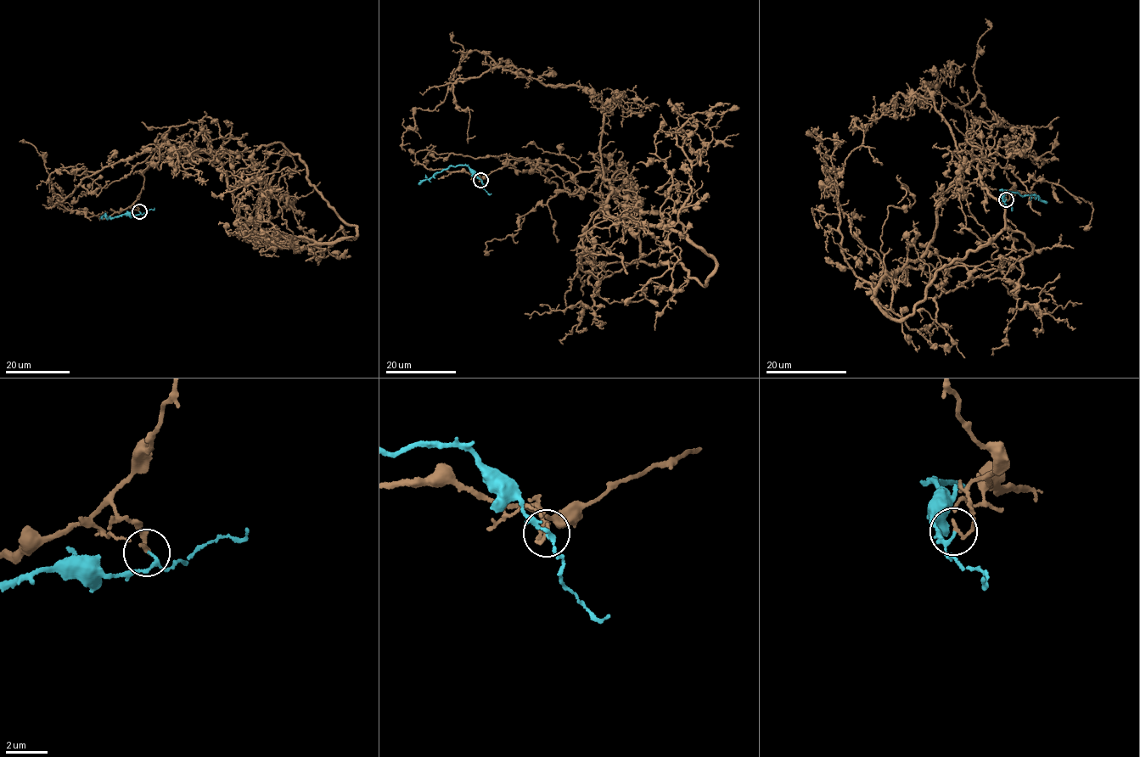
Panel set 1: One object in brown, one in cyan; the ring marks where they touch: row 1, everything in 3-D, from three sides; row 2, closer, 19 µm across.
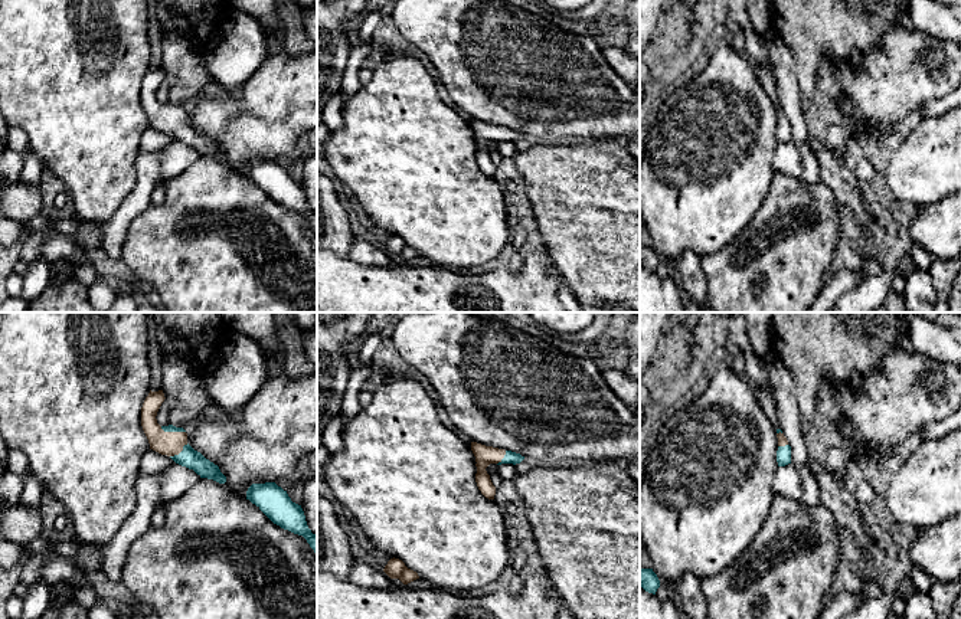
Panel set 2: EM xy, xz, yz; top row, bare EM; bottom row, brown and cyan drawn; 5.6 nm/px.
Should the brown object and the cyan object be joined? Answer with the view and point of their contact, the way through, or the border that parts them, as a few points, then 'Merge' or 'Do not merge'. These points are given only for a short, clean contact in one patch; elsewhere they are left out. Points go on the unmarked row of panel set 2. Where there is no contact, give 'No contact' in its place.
Touches brown at xy (179, 130). Boundary: xy (188, 121), (170, 134). Do not merge

